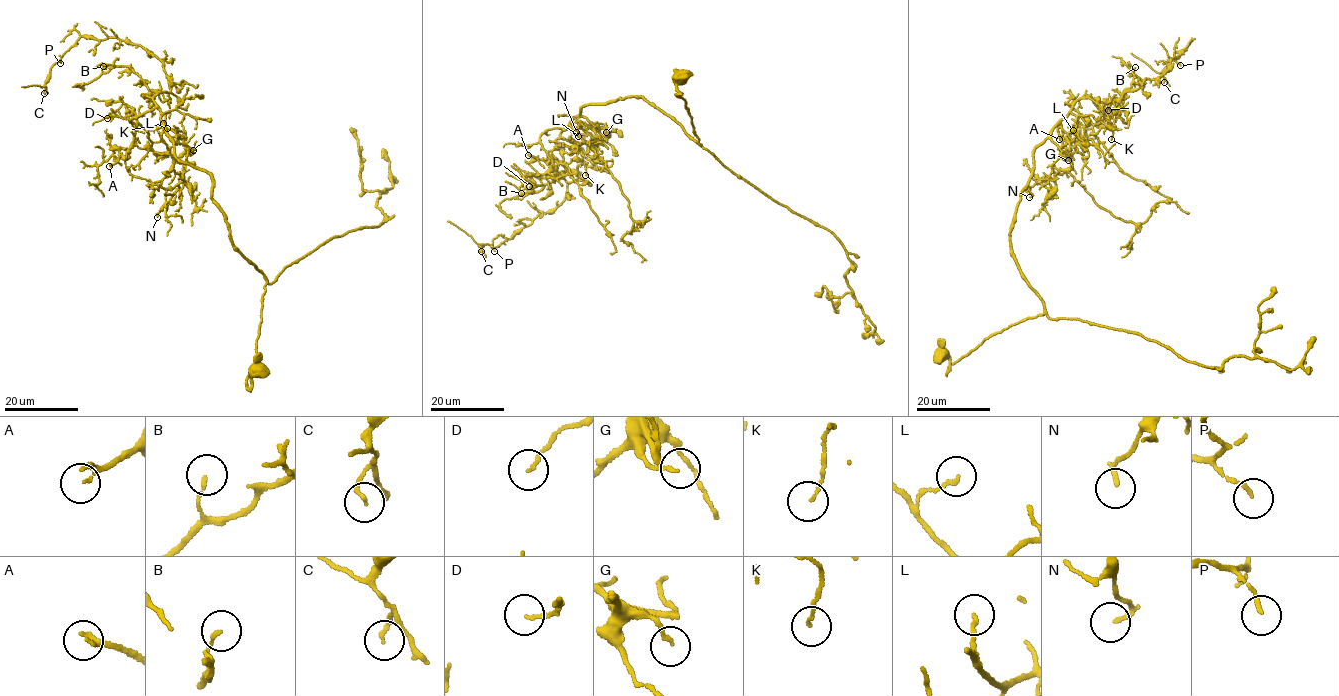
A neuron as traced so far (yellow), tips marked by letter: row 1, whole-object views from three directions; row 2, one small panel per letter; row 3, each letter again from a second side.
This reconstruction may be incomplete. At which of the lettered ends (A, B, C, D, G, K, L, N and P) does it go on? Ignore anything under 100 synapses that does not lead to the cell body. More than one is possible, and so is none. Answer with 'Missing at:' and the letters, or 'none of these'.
Missing at: G

